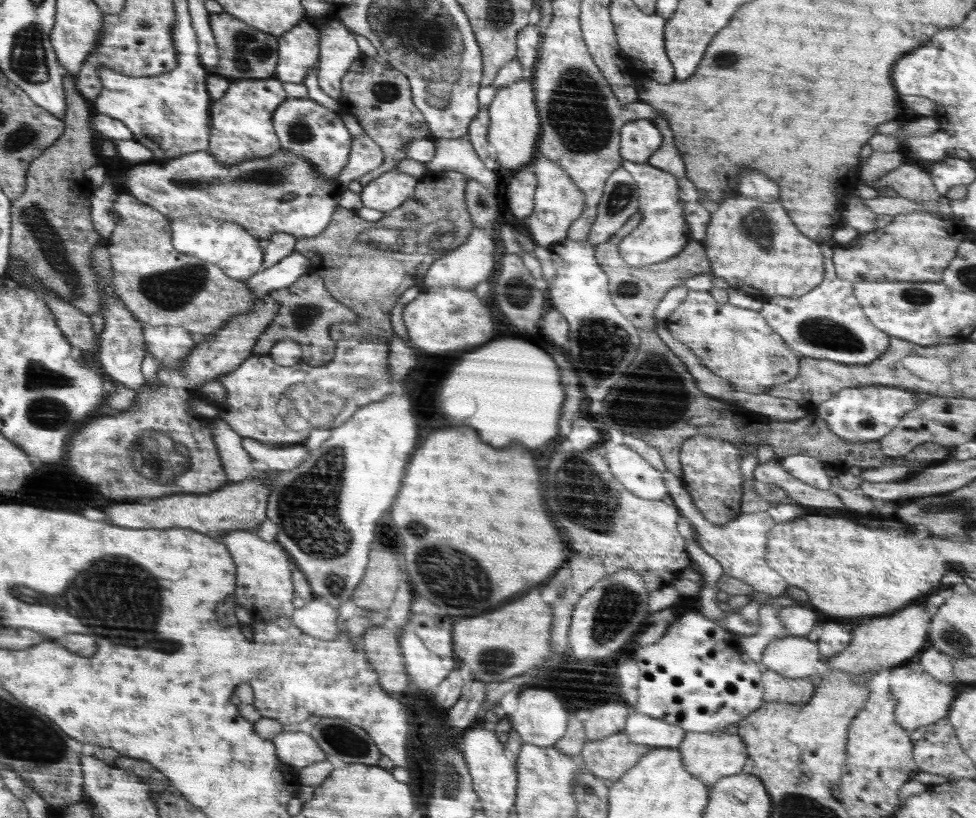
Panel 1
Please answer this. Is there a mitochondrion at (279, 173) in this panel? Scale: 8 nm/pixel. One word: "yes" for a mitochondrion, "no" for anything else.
yes

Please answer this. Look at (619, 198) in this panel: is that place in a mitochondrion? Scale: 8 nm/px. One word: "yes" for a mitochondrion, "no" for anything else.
yes

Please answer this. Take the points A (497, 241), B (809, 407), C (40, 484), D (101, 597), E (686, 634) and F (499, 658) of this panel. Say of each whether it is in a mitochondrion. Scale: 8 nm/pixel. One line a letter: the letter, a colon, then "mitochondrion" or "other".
A: other
B: other
C: other
D: mitochondrion
E: other
F: mitochondrion

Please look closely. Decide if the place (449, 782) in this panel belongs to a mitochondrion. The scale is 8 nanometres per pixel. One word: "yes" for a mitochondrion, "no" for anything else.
yes

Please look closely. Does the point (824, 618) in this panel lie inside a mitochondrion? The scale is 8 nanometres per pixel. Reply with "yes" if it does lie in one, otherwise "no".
no

